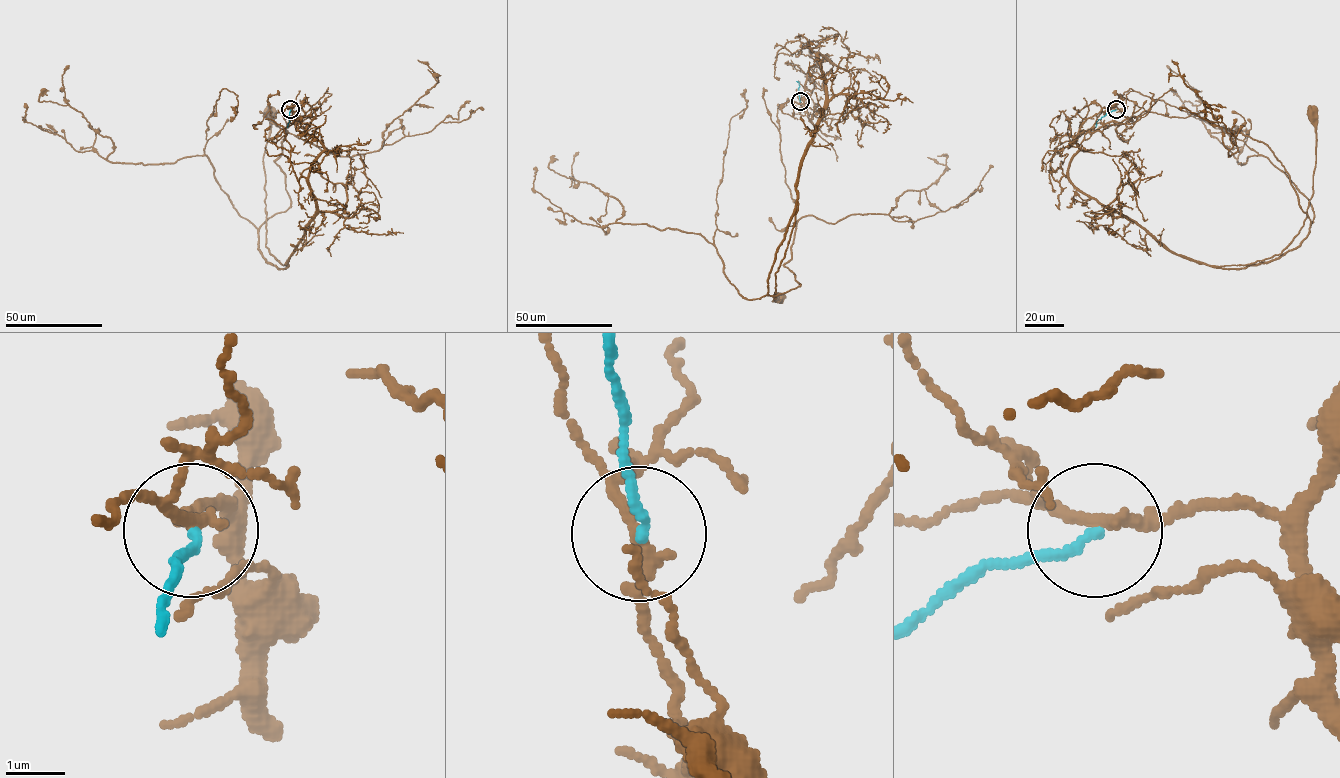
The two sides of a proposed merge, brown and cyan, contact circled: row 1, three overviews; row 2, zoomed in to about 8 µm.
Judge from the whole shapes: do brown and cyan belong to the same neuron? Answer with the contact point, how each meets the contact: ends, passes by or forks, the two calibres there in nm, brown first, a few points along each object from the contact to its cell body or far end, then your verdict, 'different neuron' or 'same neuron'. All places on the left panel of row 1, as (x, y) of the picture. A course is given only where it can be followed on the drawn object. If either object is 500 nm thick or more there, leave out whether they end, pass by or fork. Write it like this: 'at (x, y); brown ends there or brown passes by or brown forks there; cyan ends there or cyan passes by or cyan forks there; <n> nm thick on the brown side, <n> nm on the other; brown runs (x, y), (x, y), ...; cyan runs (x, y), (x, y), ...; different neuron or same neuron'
at (290, 109); brown forks there; cyan ends there; 160 nm thick on the brown side, 140 nm on the other; brown runs (290, 109), (297, 129), (324, 150), (308, 180), (316, 213), (288, 266), (265, 245), (268, 111); cyan runs (290, 109), (286, 127); different neuron

